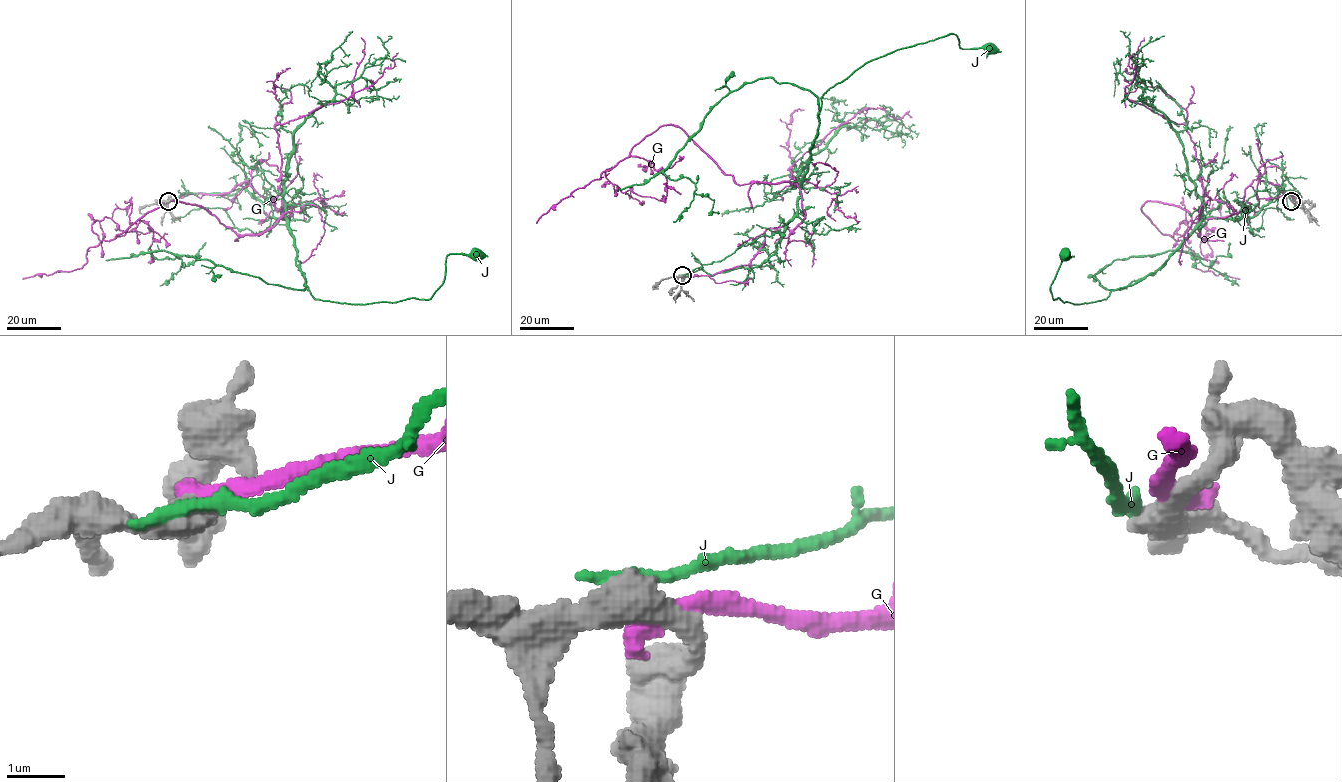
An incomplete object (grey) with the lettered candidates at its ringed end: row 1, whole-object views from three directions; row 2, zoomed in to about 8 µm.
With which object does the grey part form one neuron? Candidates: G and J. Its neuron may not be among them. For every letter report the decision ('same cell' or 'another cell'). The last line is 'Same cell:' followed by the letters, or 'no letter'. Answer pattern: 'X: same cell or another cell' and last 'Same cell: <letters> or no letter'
G: another cell
J: another cell
Same cell: no letter

